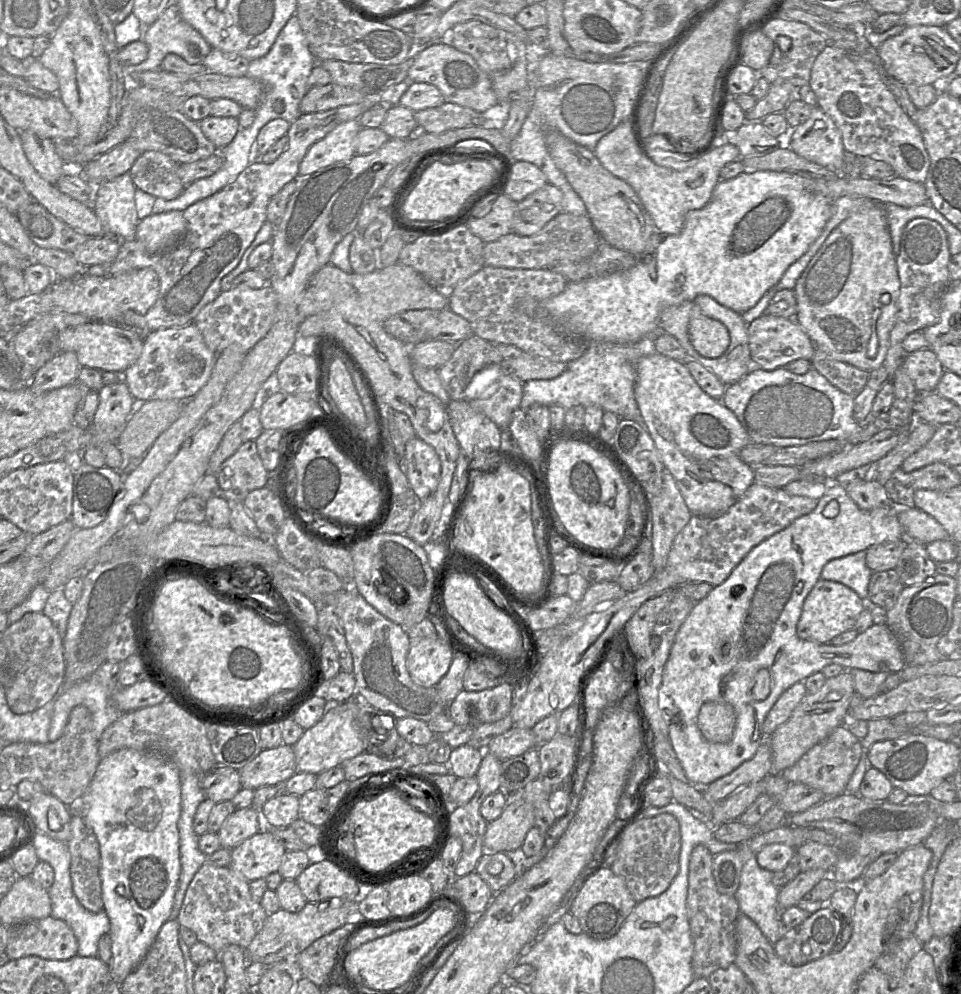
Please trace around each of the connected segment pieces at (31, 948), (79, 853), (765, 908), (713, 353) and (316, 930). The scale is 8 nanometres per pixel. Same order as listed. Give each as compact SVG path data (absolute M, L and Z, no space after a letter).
M51 915L9 927L5 950L10 960L38 956L47 960L68 960L77 955L78 942L69 925Z
M73 815L67 847L71 856L70 876L73 892L88 911L103 910L100 879L100 851L97 838L81 815Z
M752 856L743 865L740 884L733 895L740 912L756 923L772 945L783 937L782 911L777 903L779 890L772 882L772 871L761 868Z
M697 308L691 310L687 332L695 351L705 358L721 356L730 343L727 328L720 321L700 314Z
M334 898L327 901L307 902L297 913L284 909L268 914L262 929L245 949L248 962L273 964L287 956L298 956L318 938L341 927L355 916L355 902Z

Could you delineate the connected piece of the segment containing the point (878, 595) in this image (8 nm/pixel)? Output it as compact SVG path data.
M895 569L873 572L868 585L868 601L889 611L904 587Z

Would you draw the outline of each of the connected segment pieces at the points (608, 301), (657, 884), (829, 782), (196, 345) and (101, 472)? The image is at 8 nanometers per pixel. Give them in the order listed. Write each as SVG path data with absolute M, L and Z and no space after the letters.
M747 170L733 179L720 180L715 186L709 202L703 208L692 210L686 215L680 233L663 235L656 250L651 254L640 257L633 267L580 282L569 282L563 292L546 302L546 308L562 326L567 326L572 332L577 332L589 341L604 342L637 342L657 329L659 314L665 307L679 305L685 301L693 301L699 295L707 295L722 306L742 315L779 282L791 264L805 254L809 246L821 234L831 215L832 201L825 196L810 192L809 179L791 172Z
M664 813L638 819L627 826L617 840L619 838L617 857L609 868L624 879L634 900L639 903L663 893L679 871L681 833L676 818Z
M844 725L835 728L823 741L809 749L793 766L781 772L788 783L802 783L822 791L827 797L846 793L847 784L863 753L861 739Z
M191 322L182 327L159 329L144 334L144 346L139 359L122 376L131 395L137 402L152 400L186 401L193 398L208 382L215 363L216 354L208 348L200 330Z
M85 462L74 473L73 485L73 501L72 501L72 515L71 521L77 529L93 528L102 523L108 511L115 500L116 495L122 490L122 475L109 467L95 468L86 464Z

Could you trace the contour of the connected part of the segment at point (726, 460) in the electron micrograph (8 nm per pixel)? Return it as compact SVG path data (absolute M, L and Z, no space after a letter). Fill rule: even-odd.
M659 353L643 357L636 363L636 384L634 392L639 411L642 415L642 423L644 424L644 427L648 431L656 449L659 452L664 468L667 469L674 477L677 487L691 514L715 517L725 513L754 482L753 467L743 462L739 457L740 450L746 445L751 444L751 441L748 434L737 420L733 412L726 408L721 401L714 400L705 392L703 392L703 390L698 386L698 384L691 376L688 368L684 365L684 363L668 358Z

